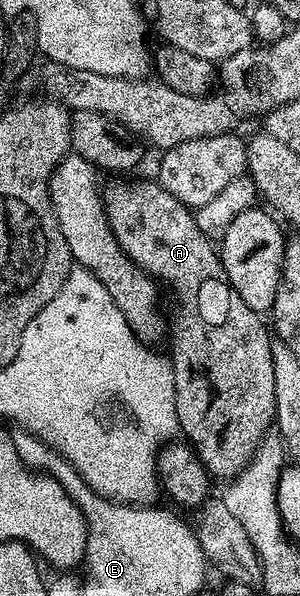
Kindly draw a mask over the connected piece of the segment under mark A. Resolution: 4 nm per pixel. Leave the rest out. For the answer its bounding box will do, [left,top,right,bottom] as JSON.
[103,178,276,482]

